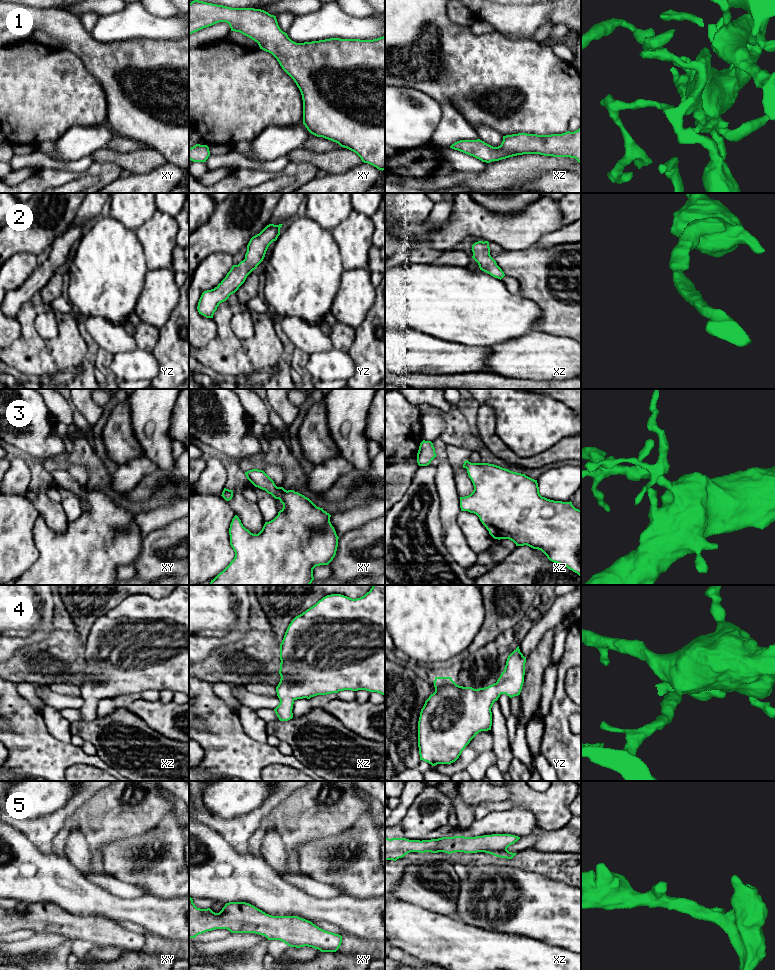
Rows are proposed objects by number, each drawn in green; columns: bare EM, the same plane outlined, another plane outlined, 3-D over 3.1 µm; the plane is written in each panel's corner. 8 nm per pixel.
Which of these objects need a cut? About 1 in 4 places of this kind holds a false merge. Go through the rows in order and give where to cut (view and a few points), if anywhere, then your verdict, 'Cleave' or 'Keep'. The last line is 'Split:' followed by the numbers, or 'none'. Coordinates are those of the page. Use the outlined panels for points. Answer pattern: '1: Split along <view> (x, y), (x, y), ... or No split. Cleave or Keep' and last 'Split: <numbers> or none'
1: No split. Keep
2: No split. Keep
3: No split. Keep
4: No split. Keep
5: No split. Keep
Split: none

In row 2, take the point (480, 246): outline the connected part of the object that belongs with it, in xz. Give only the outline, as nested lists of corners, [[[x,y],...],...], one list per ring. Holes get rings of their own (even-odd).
[[[488,241],[475,242],[471,250],[473,252],[472,258],[478,263],[480,270],[500,280],[505,276],[502,269],[490,255]]]

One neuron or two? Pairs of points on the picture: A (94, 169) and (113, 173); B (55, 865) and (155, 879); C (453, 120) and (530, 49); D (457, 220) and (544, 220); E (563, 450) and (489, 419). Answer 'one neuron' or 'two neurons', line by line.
A: one neuron
B: two neurons
C: two neurons
D: one neuron
E: one neuron

